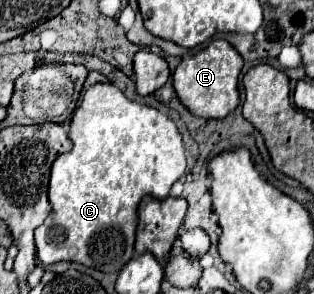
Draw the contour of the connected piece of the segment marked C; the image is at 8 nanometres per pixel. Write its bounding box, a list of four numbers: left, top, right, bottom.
[34,83,186,273]

